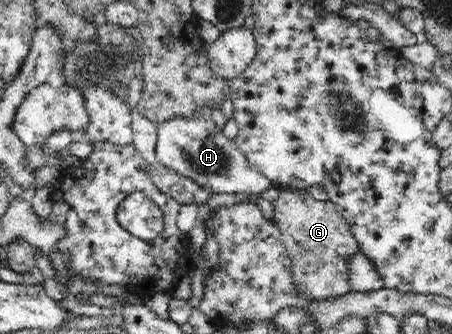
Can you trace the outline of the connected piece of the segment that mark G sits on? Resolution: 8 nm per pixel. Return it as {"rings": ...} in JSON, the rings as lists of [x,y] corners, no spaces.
{"rings":[[[281,188],[273,202],[276,226],[291,258],[291,270],[300,296],[311,303],[337,301],[352,292],[345,258],[359,252],[358,242],[351,234],[350,224],[337,212],[330,199],[315,200],[305,190]]]}

